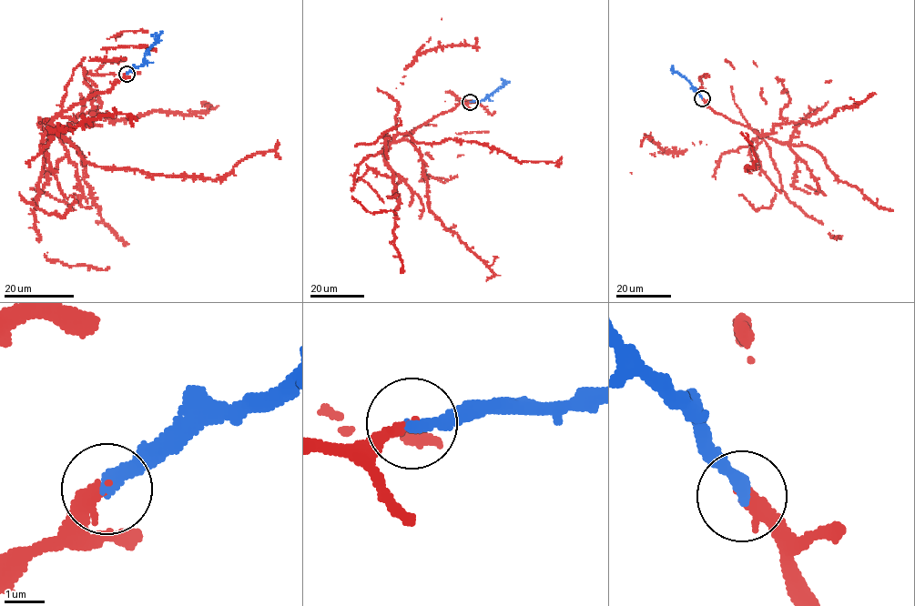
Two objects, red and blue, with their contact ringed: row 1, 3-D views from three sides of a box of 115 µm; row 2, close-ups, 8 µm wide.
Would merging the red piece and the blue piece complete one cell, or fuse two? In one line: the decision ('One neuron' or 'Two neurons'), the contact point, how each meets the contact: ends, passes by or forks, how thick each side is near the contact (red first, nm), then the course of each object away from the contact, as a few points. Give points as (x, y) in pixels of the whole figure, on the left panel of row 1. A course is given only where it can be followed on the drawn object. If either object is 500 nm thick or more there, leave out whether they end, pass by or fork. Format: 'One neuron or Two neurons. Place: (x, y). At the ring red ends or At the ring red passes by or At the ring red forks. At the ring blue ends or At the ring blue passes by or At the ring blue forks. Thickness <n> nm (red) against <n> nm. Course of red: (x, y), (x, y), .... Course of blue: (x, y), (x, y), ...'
One neuron. Place: (127, 74). At the ring red ends. At the ring blue ends. Thickness 320 nm (red) against 360 nm. Course of red: (126, 73), (107, 91), (74, 103), (51, 120), (89, 163), (220, 179), (245, 158), (271, 152), (278, 140). Course of blue: (127, 73), (140, 66), (157, 40), (157, 35), (151, 35)

